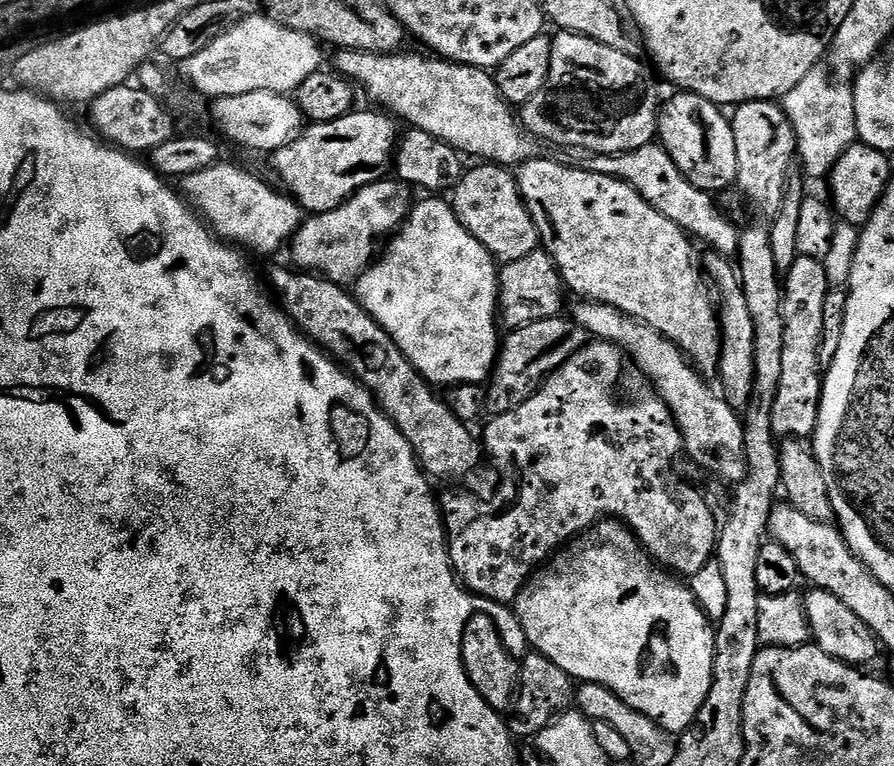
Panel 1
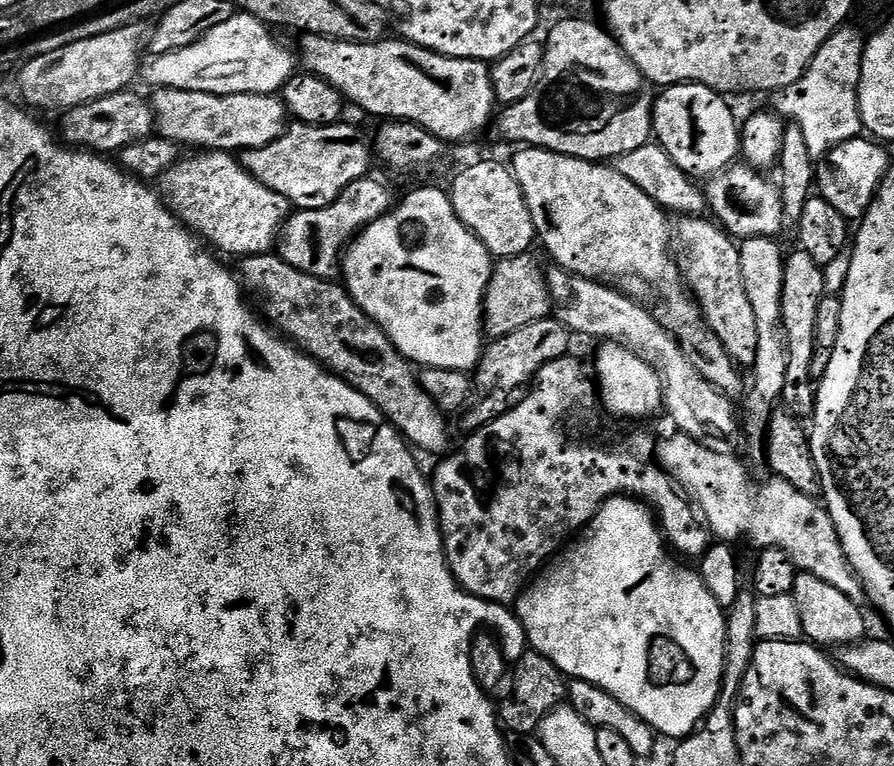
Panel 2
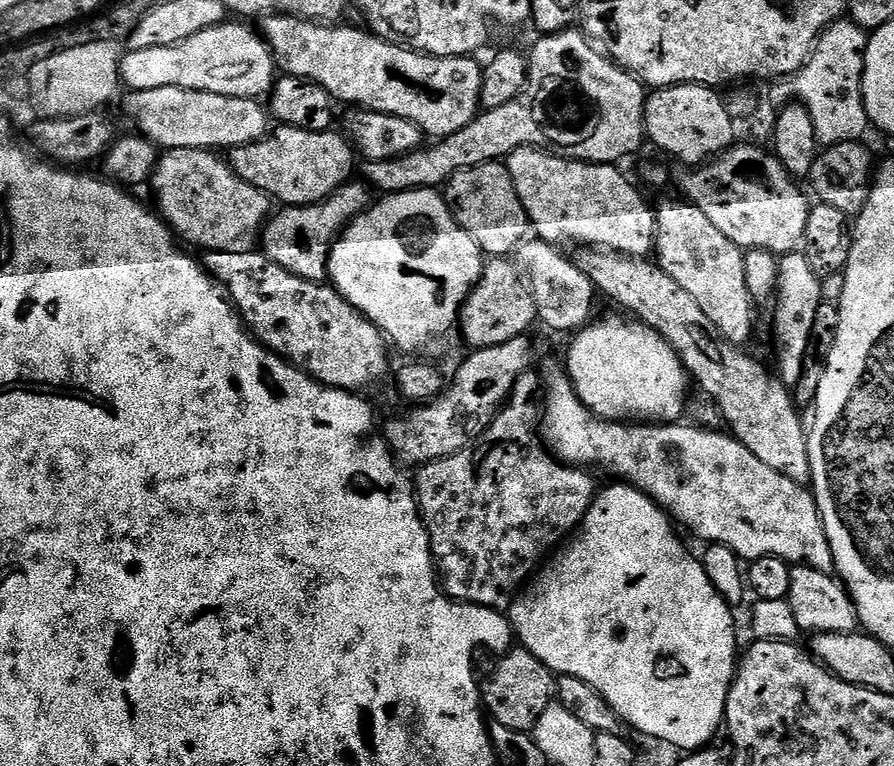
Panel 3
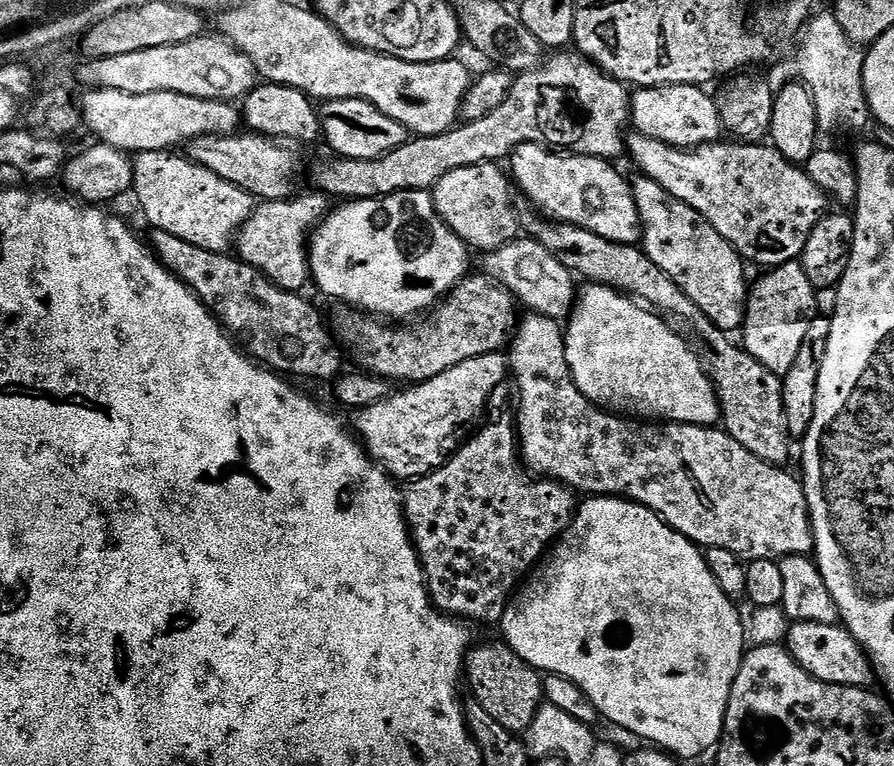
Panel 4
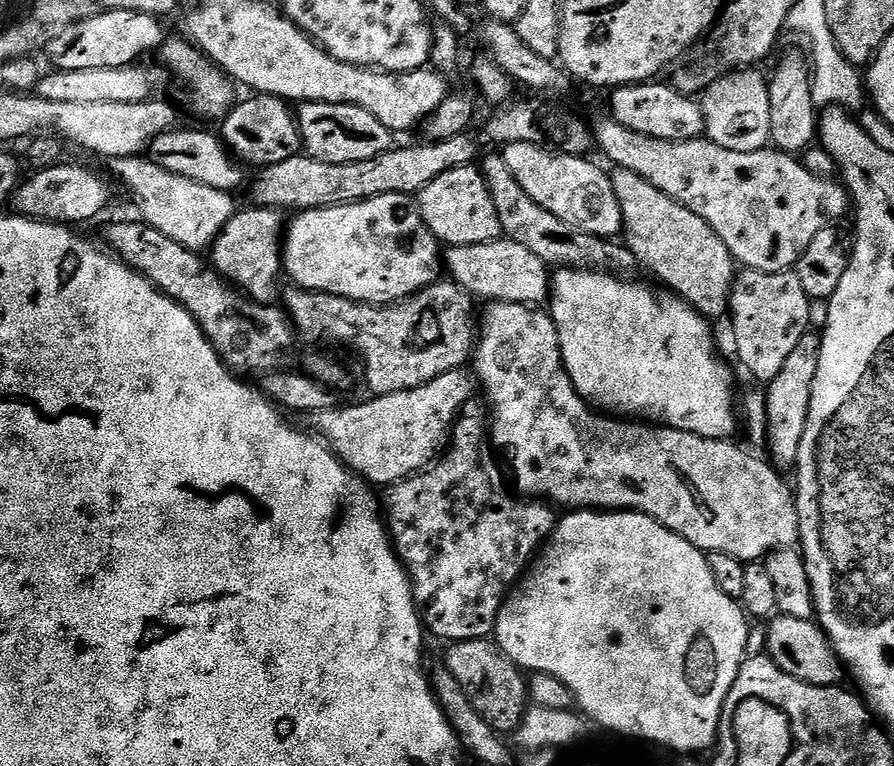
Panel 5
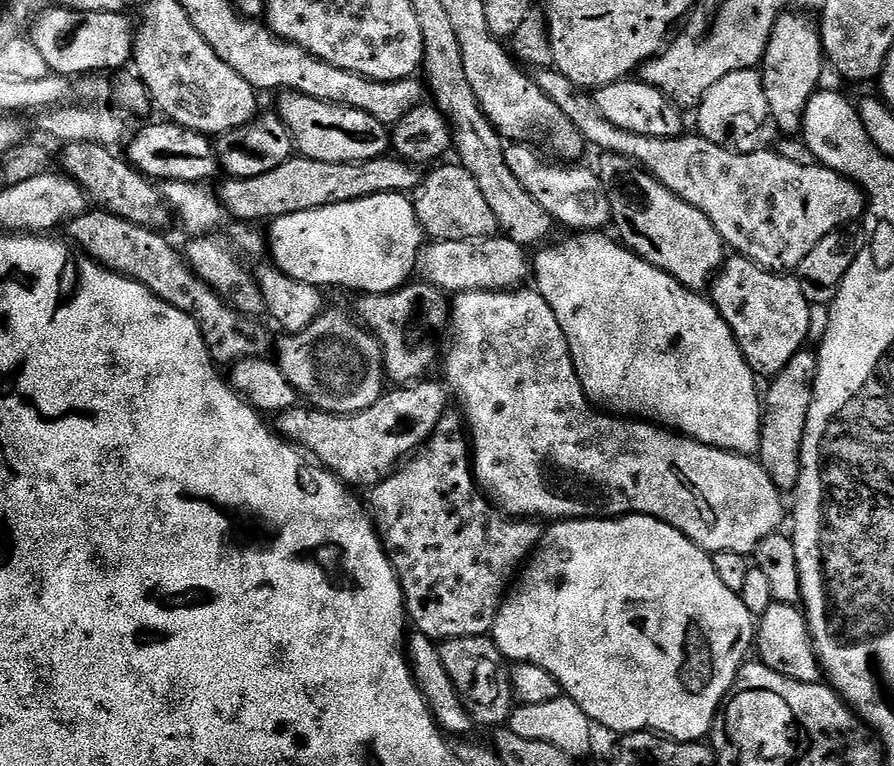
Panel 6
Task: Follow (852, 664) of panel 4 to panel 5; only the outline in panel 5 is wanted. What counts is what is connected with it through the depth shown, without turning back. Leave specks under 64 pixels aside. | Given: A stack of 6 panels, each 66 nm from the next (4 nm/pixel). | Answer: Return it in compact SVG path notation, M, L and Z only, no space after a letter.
M776 614L771 617L770 623L766 628L766 655L780 670L790 674L790 678L798 678L819 688L837 687L843 681L840 679L845 679L846 669L815 619L803 620Z

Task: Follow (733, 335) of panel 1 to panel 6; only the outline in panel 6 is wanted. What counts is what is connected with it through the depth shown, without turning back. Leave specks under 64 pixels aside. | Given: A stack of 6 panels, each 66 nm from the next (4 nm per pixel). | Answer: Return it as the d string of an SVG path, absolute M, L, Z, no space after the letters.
M613 152L599 157L598 175L604 188L608 191L608 201L612 211L611 223L616 224L619 239L624 247L631 248L637 256L653 264L658 270L670 274L682 286L691 292L700 292L711 285L720 265L726 259L726 245L723 238L714 230L710 218L669 190L662 182L656 180L645 168L640 167L630 158L619 156Z

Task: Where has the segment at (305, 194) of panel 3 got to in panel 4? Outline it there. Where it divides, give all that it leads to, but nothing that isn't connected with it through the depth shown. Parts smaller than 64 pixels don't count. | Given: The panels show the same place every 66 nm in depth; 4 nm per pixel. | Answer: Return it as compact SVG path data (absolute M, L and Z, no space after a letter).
M199 136L183 145L183 155L198 166L213 171L218 178L240 187L257 201L287 200L296 184L296 156L291 147L269 140L266 136Z

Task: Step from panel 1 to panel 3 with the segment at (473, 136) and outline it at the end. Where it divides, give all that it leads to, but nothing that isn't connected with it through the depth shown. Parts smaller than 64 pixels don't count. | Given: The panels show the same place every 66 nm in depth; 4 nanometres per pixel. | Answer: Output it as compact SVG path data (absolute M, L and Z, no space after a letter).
M266 16L266 17L263 17L262 24L264 24L264 32L262 31L262 39L264 43L268 45L268 49L272 51L272 58L277 69L279 69L279 71L283 73L283 75L285 76L297 76L300 80L307 80L309 84L316 84L317 87L323 88L324 91L327 92L328 95L332 97L333 101L340 103L340 100L341 100L342 103L352 104L348 106L355 106L357 109L360 109L360 110L367 110L370 112L381 112L382 114L390 114L391 116L404 118L406 120L409 120L409 122L411 122L414 126L418 126L420 128L421 133L423 133L425 137L432 136L428 138L443 138L445 136L449 136L450 134L454 134L458 130L462 130L464 127L466 127L472 120L475 120L478 115L478 109L481 107L480 77L482 75L482 68L479 63L477 65L475 64L474 62L475 59L472 59L466 56L428 56L424 52L414 52L411 49L405 48L398 44L389 44L387 40L381 40L379 36L371 35L364 30L361 30L361 32L359 32L359 30L356 28L336 28L340 26L329 26L327 23L324 23L324 22L313 22L310 20L302 20L300 19L299 16Z

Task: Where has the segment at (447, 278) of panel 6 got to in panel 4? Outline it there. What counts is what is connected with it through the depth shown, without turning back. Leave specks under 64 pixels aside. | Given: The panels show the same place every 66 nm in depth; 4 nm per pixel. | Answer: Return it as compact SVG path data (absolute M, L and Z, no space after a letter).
M517 238L493 252L483 253L483 275L505 288L517 305L528 307L529 313L545 316L557 322L571 313L578 295L578 284L574 274L558 262L544 246L531 238Z

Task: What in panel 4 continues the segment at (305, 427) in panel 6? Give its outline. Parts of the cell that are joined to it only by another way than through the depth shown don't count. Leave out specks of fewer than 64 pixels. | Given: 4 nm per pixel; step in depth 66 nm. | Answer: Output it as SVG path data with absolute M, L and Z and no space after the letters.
M503 351L466 358L466 362L458 362L458 366L446 370L446 374L438 374L438 378L405 387L405 392L393 391L382 402L359 409L355 413L355 435L362 441L368 455L393 480L411 482L421 476L429 476L444 465L450 452L448 443L456 428L470 423L509 376Z

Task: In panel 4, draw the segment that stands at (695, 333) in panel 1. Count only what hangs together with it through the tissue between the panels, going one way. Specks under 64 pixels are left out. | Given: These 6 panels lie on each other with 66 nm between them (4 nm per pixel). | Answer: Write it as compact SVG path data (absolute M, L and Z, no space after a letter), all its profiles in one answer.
M523 144L512 151L510 163L512 163L510 176L515 187L517 184L541 208L539 211L545 217L561 224L573 224L579 228L585 228L619 244L636 244L641 239L640 215L632 198L629 181L627 179L624 181L612 169L613 165L609 161L599 160L596 156L561 154L559 151L549 150L543 144Z

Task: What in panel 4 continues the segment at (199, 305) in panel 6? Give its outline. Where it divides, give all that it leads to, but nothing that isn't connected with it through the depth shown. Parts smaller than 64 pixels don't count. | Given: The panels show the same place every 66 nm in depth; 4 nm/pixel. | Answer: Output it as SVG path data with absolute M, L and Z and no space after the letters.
M153 231L151 235L150 248L156 259L196 293L197 298L208 307L208 311L220 321L220 327L257 364L288 378L305 376L308 380L332 382L341 375L341 349L334 346L330 339L330 328L325 317L324 320L320 317L319 310L304 297L304 294L279 288L272 280L266 279L256 268L235 255L199 249L198 246L192 246L189 242L166 232Z

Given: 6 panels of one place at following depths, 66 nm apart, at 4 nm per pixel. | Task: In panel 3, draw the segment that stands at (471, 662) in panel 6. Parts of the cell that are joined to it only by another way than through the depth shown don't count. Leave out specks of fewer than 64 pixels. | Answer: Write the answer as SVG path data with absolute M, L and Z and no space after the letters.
M519 646L513 648L513 652L506 653L505 656L493 666L492 676L486 677L485 680L483 677L482 704L486 709L487 715L491 717L495 723L501 724L502 726L510 726L510 730L531 733L533 726L542 714L542 710L546 710L549 704L553 703L556 694L557 677L551 668L546 667L540 660L525 651L524 648Z

